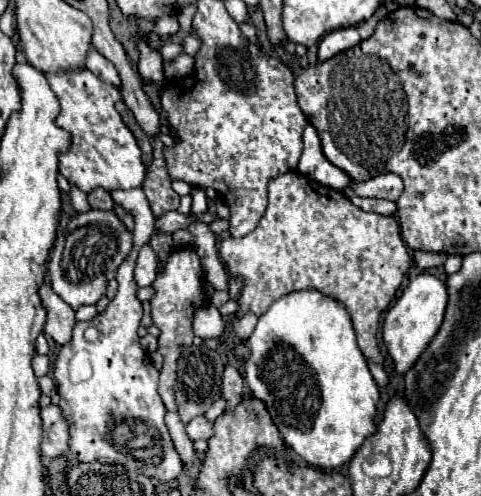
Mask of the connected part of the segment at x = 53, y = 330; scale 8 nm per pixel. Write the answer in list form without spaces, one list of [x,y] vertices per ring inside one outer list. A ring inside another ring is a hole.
[[[44,284],[40,288],[40,298],[48,312],[44,332],[48,336],[52,336],[56,340],[56,344],[68,344],[72,338],[72,328],[76,324],[74,310],[68,308],[68,304],[64,304],[64,300],[60,300],[60,296],[56,296],[56,292],[52,292],[52,288],[48,284]]]

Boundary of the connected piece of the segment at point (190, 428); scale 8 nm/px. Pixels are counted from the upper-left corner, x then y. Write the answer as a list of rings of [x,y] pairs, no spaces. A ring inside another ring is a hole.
[[[198,416],[186,424],[186,432],[190,440],[208,440],[208,436],[212,436],[212,422],[208,422],[204,416]]]

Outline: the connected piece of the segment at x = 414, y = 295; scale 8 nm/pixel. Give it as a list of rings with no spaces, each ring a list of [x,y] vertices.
[[[422,272],[404,288],[402,296],[386,312],[382,338],[388,348],[388,354],[394,360],[396,372],[404,374],[416,362],[416,356],[420,356],[420,352],[424,352],[424,348],[428,346],[428,340],[432,340],[432,336],[436,336],[436,332],[442,324],[442,318],[444,318],[446,302],[448,302],[446,282],[436,278],[430,272]]]

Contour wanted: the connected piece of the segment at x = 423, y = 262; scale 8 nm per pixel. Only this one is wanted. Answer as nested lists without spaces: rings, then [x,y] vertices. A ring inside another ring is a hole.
[[[421,250],[413,252],[414,265],[422,270],[443,266],[446,258],[447,255],[442,253],[422,252]]]

